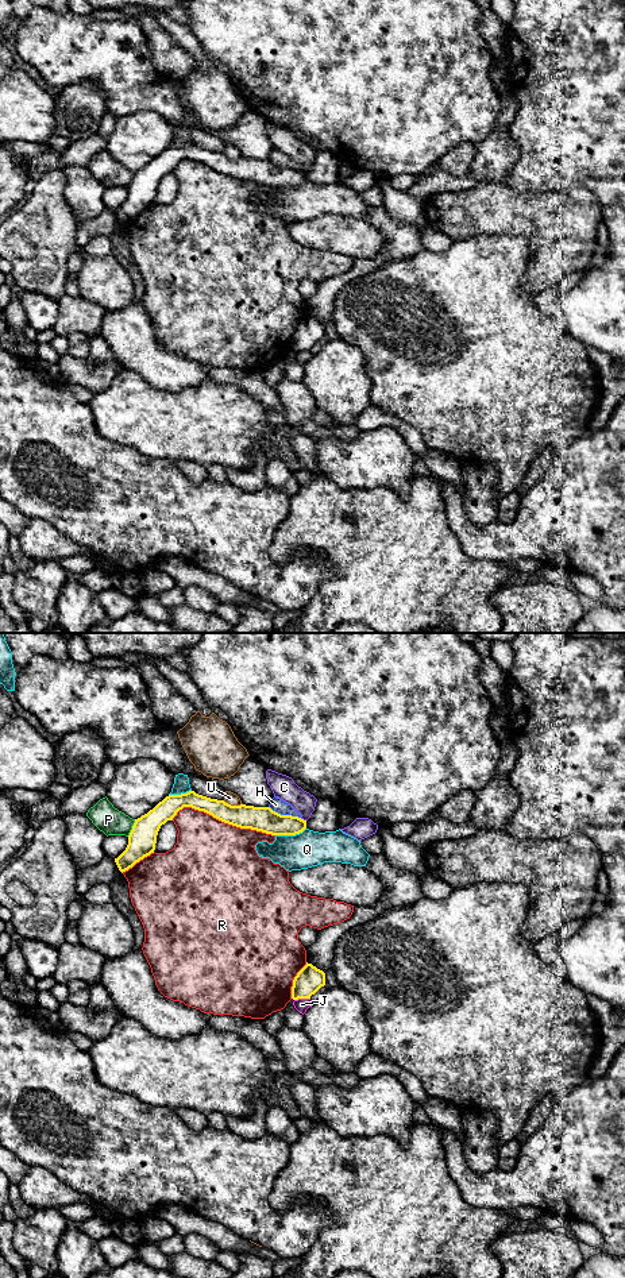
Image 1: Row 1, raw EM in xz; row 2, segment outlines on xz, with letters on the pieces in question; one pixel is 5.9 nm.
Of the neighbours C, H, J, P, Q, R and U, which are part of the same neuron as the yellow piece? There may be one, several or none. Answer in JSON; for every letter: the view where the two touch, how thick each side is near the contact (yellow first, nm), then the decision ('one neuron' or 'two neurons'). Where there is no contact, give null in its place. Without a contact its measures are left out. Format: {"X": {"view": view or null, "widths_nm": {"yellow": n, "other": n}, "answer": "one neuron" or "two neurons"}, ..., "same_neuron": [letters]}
{"C": {"view": "xz", "widths_nm": {"yellow": 150, "other": 140}, "answer": "two neurons"}, "H": {"view": "xz", "widths_nm": {"yellow": 150, "other": 80}, "answer": "two neurons"}, "J": {"view": "xz", "widths_nm": {"yellow": 160, "other": 80}, "answer": "two neurons"}, "P": {"view": "xz", "widths_nm": {"yellow": 170, "other": 160}, "answer": "two neurons"}, "Q": {"view": "xz", "widths_nm": {"yellow": 150, "other": 220}, "answer": "two neurons"}, "R": {"view": "xz", "widths_nm": {"yellow": 150, "other": 480}, "answer": "two neurons"}, "U": {"view": "xz", "widths_nm": {"yellow": 150, "other": 70}, "answer": "two neurons"}, "same_neuron": []}

